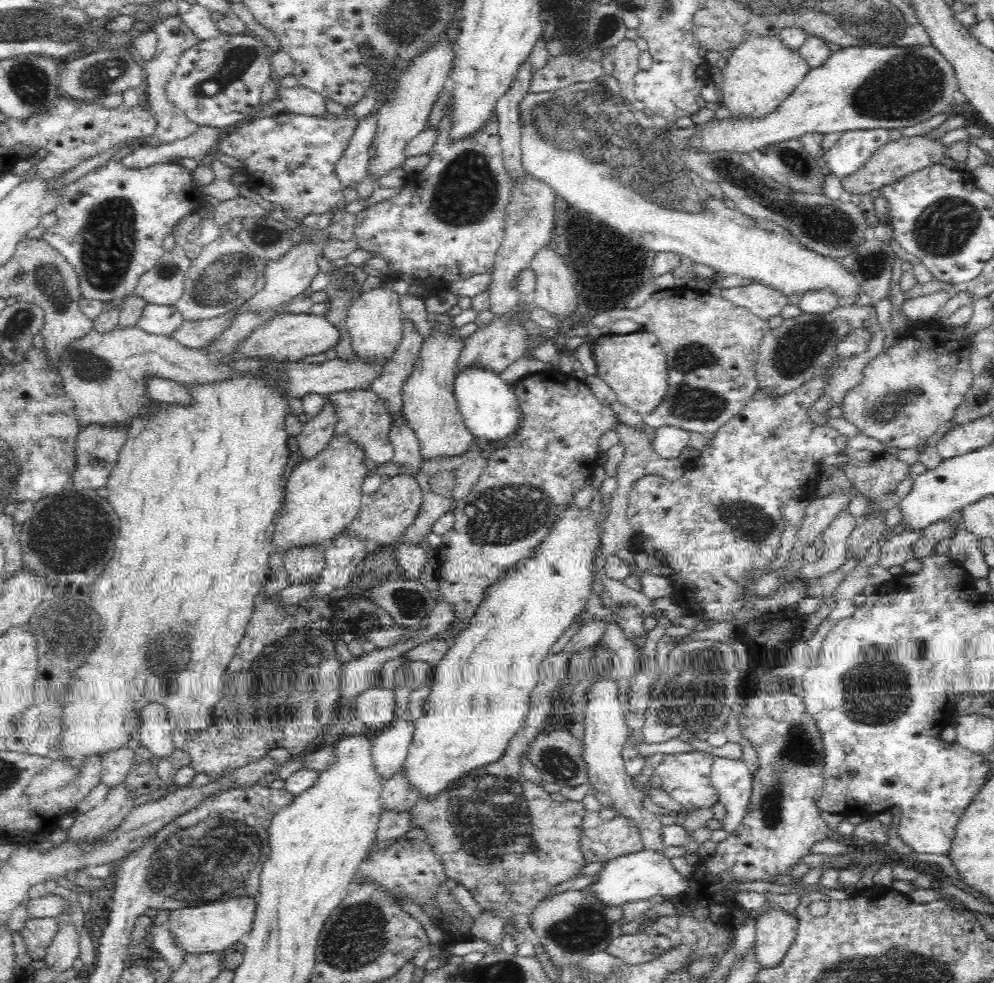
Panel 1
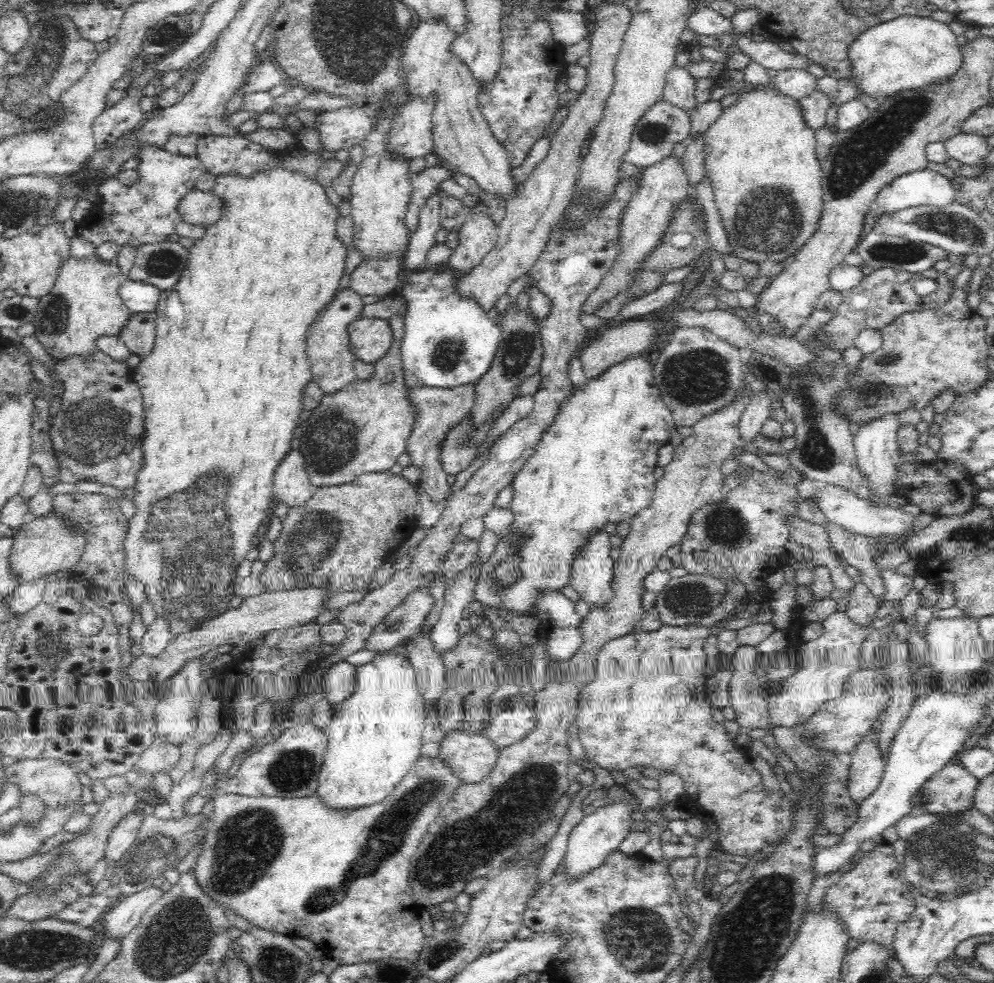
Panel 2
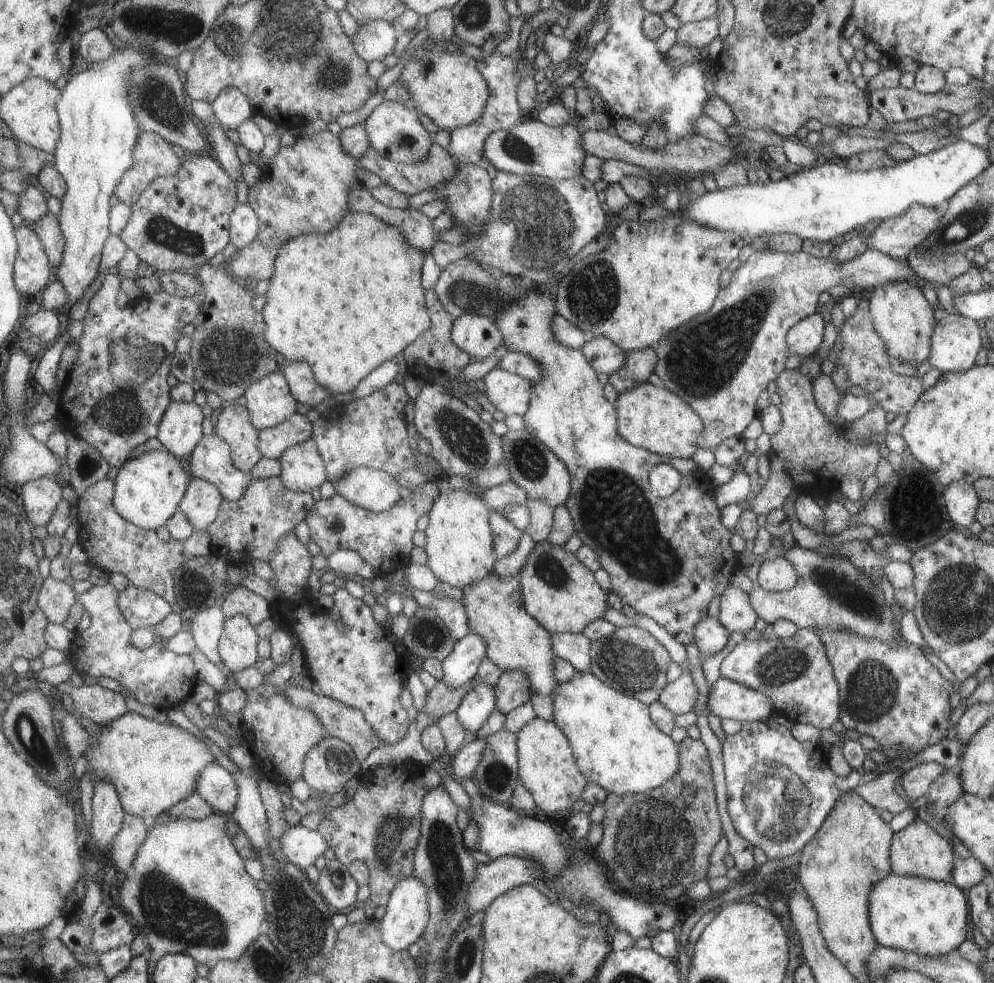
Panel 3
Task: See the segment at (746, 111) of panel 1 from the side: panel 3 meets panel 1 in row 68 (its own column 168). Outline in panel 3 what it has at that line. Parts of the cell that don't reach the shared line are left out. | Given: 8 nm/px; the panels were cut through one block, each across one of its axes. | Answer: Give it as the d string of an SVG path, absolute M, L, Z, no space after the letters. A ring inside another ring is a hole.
M127 712L110 725L99 725L99 727L102 730L99 740L92 744L84 755L87 764L92 768L91 782L93 785L103 779L114 782L125 812L128 815L140 816L148 822L160 812L167 811L174 804L193 794L198 775L213 761L209 746L175 723L159 723L137 713Z

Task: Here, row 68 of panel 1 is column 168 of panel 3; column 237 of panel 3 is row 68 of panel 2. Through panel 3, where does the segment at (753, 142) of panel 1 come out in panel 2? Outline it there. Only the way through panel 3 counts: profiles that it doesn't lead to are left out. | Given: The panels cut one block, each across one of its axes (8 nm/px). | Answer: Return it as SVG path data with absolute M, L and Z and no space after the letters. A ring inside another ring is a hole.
M902 15L895 19L867 28L848 48L848 58L852 59L849 77L859 76L859 91L882 100L886 95L911 90L911 88L927 86L928 83L939 82L954 74L963 61L963 54L957 35L944 22L931 17Z

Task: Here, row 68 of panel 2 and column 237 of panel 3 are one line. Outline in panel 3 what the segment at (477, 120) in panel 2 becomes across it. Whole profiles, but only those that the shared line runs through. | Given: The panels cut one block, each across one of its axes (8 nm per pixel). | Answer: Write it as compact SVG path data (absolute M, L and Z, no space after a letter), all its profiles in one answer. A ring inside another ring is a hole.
M243 403L224 404L213 432L230 446L232 463L237 470L247 473L261 458L257 448L259 431L249 422L248 409Z

